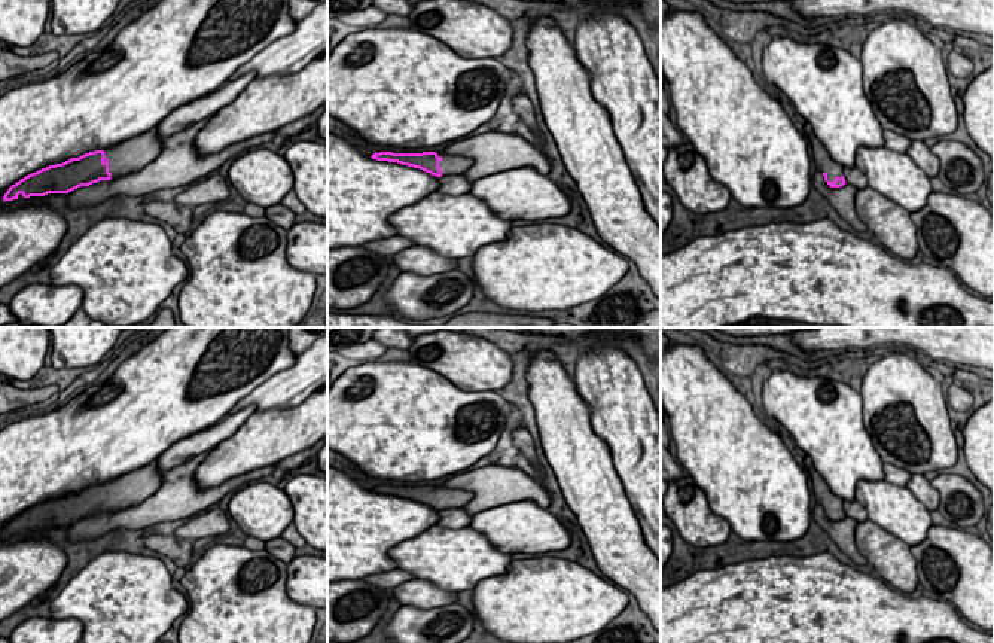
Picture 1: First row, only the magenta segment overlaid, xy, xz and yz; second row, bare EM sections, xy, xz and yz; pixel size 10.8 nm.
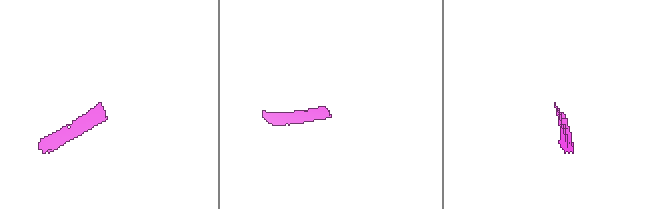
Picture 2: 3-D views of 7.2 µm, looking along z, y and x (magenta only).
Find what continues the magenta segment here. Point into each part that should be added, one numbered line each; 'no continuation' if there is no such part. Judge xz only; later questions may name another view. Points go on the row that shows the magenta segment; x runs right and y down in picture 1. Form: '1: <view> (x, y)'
1: xz (451, 164)

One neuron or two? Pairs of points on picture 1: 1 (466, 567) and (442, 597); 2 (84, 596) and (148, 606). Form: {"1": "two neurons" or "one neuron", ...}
{"1": "two neurons", "2": "one neuron"}

